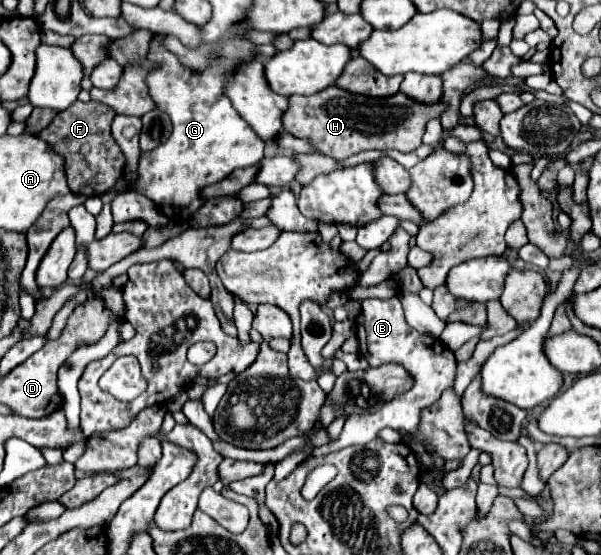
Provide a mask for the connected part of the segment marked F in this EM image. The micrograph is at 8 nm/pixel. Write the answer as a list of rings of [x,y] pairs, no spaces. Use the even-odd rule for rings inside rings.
[[[75,102],[69,110],[57,114],[53,122],[41,130],[43,138],[59,156],[65,160],[65,174],[73,194],[81,196],[101,196],[117,186],[125,170],[125,154],[111,136],[111,122],[115,112],[111,106],[101,102]]]

